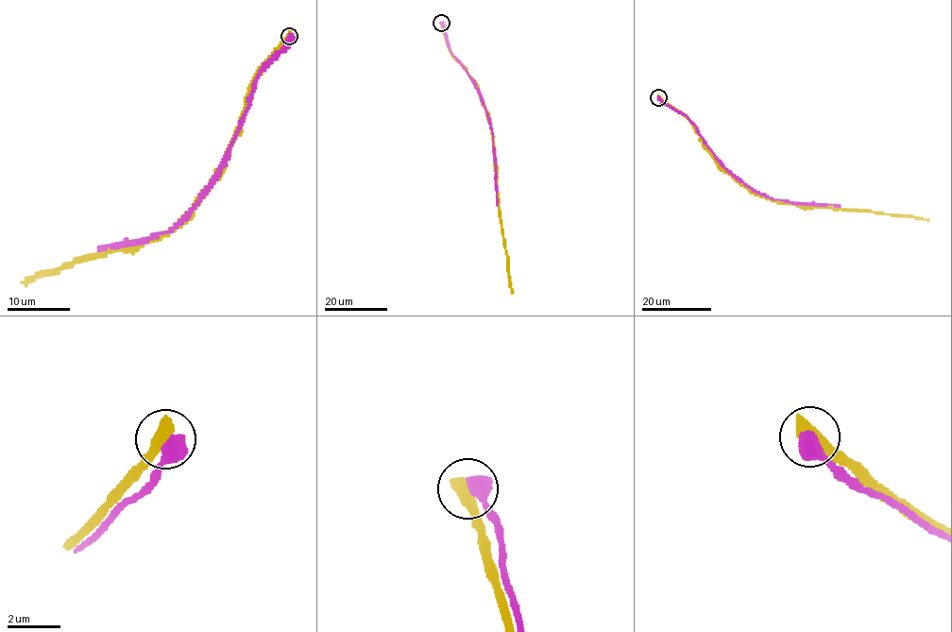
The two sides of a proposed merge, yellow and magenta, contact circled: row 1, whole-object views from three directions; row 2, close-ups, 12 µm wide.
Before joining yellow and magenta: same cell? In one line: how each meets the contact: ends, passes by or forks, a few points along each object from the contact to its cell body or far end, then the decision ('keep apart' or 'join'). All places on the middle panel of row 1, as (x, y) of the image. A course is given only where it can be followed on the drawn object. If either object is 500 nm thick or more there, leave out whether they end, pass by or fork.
yellow via (441, 23), (448, 46), (474, 82), (490, 124), (498, 213), (512, 294) | magenta via (441, 23), (450, 49), (475, 85), (489, 120), (493, 136), (498, 206) | keep apart

